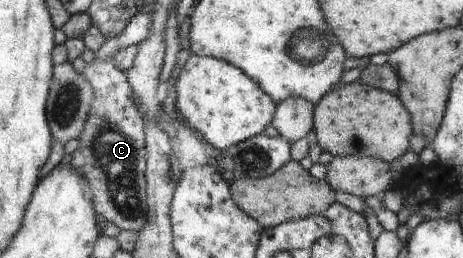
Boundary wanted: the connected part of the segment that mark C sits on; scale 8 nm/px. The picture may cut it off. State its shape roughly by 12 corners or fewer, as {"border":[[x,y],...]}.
{"border":[[112,59],[94,100],[69,168],[103,222],[147,223],[144,122]]}

